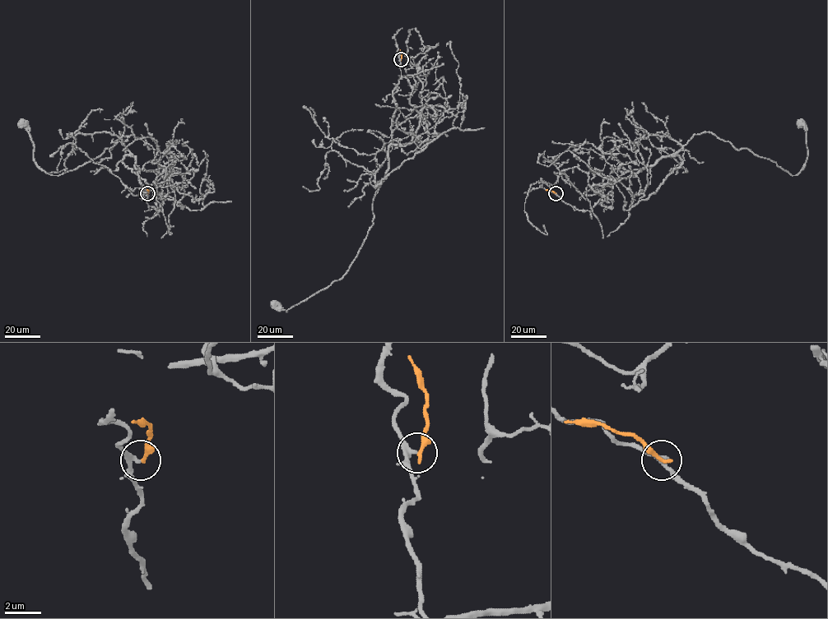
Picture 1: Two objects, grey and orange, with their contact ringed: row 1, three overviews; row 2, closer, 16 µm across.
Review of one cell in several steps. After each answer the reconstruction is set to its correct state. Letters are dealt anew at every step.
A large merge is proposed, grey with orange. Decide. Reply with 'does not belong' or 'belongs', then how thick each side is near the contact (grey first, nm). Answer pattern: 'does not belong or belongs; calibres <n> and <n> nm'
does not belong; calibres 240 and 240 nm

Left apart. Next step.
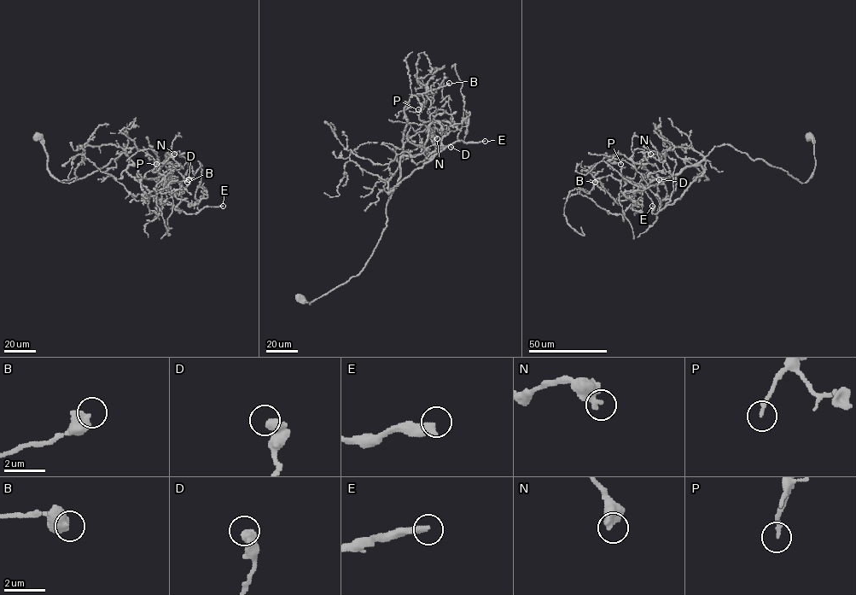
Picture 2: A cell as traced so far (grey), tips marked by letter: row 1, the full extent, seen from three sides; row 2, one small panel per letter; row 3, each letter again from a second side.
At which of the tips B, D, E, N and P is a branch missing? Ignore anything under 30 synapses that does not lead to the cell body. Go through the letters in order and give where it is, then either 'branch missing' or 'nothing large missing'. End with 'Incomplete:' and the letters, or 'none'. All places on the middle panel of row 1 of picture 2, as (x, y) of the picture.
B: place (449, 83); nothing large missing
D: place (451, 147); nothing large missing
E: place (485, 141); branch missing
N: place (437, 138); nothing large missing
P: place (418, 109); nothing large missing
Incomplete: E

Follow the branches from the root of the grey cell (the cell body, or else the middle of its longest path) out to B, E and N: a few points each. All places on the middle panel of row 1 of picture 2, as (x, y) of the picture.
B: (300, 298), (310, 304), (364, 266), (400, 176), (404, 107), (413, 95), (449, 83)
E: (300, 298), (310, 304), (362, 270), (386, 226), (388, 193), (398, 183), (456, 142), (485, 141)
N: (300, 298), (362, 270), (388, 193), (437, 138)

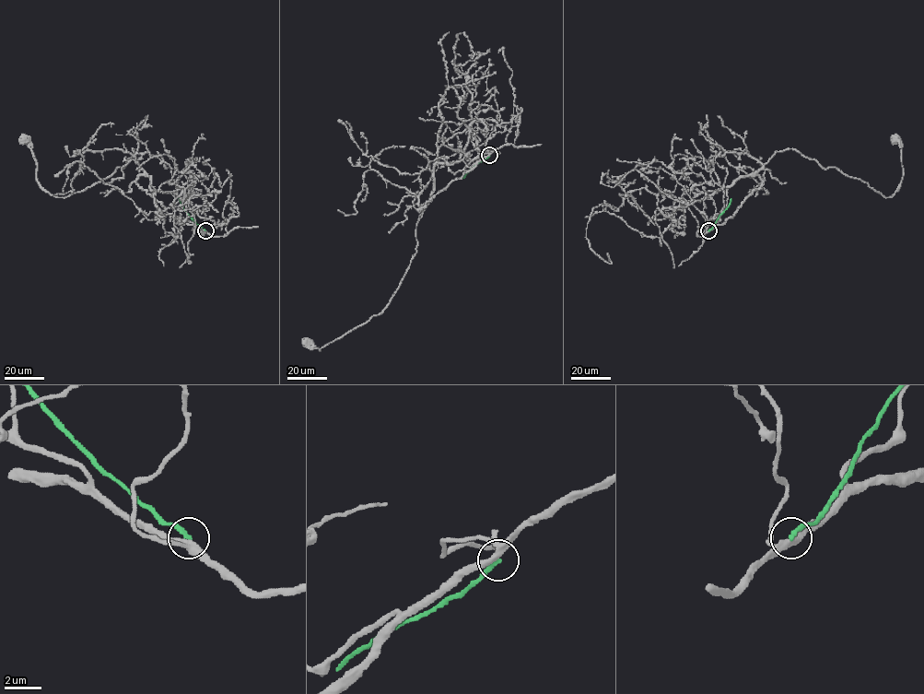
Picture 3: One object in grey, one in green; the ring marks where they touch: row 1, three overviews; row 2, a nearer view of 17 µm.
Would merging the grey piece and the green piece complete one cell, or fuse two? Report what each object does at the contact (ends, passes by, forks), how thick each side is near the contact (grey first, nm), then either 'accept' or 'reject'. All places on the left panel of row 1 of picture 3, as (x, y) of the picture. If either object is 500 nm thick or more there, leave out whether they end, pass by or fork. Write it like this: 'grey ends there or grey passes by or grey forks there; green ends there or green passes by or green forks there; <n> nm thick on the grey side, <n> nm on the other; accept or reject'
grey forks there; green ends there; 280 nm thick on the grey side, 240 nm on the other; reject

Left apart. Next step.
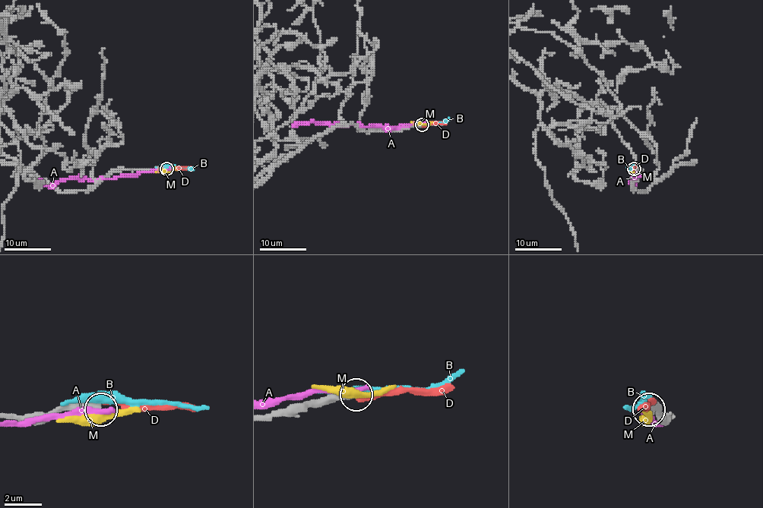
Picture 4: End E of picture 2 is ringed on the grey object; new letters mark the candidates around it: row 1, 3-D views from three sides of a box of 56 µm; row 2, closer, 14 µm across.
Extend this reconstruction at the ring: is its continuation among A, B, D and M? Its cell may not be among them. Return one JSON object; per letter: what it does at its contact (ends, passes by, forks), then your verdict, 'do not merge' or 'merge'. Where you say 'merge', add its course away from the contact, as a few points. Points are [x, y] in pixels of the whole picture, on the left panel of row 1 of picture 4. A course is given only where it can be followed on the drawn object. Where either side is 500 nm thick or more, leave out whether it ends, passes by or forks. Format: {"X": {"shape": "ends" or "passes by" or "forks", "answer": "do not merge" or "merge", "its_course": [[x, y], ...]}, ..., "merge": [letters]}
{"A": {"answer": "do not merge"}, "B": {"shape": "passes by", "answer": "do not merge"}, "D": {"shape": "ends", "answer": "do not merge"}, "M": {"shape": "passes by", "answer": "do not merge"}, "merge": []}

